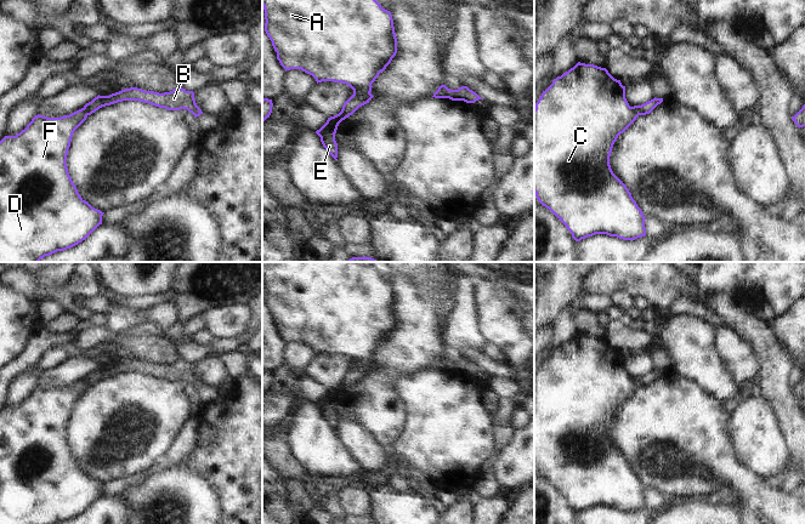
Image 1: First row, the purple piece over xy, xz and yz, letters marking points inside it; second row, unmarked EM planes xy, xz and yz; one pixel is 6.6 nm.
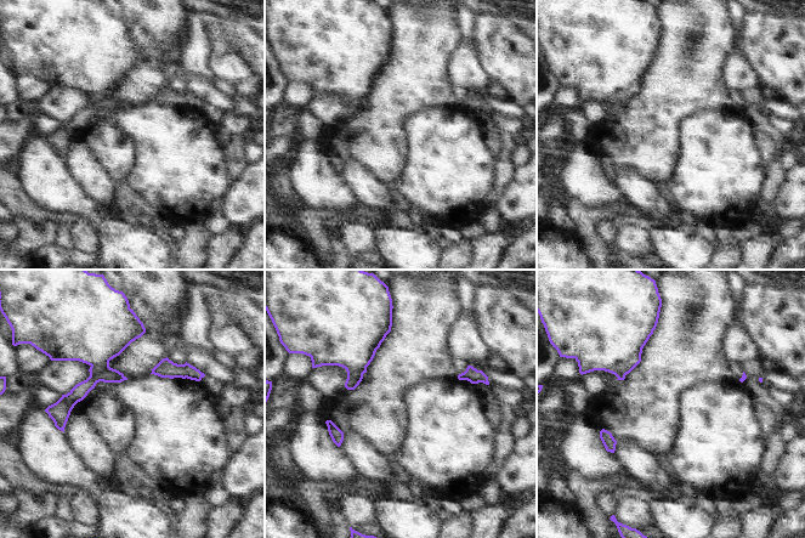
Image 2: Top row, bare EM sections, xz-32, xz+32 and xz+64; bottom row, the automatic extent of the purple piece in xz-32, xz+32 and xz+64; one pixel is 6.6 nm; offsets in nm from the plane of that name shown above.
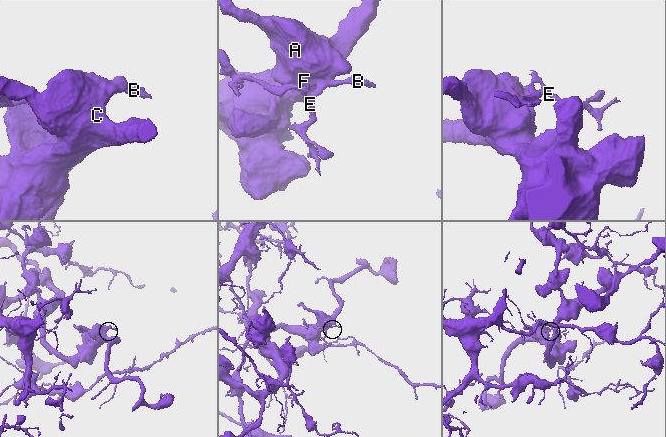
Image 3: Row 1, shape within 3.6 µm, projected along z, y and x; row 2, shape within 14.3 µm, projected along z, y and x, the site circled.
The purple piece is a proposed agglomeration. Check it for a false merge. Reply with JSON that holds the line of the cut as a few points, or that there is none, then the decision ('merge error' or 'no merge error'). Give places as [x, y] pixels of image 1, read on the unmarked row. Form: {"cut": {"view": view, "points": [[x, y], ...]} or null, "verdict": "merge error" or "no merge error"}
{"cut": {"view": "xz", "points": [[370, 356], [362, 357], [351, 368]]}, "verdict": "merge error"}

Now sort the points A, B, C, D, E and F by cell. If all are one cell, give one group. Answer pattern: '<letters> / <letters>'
A C D F / B E

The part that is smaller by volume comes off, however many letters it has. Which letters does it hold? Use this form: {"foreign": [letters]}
{"foreign": ["B", "E"]}

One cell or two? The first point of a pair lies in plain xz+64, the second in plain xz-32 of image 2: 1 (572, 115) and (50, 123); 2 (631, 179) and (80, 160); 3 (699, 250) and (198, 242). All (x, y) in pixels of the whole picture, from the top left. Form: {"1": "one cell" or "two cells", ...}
{"1": "one cell", "2": "one cell", "3": "two cells"}

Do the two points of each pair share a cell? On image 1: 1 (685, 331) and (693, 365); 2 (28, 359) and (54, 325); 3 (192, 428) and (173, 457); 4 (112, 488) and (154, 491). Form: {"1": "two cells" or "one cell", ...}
{"1": "one cell", "2": "two cells", "3": "one cell", "4": "two cells"}

